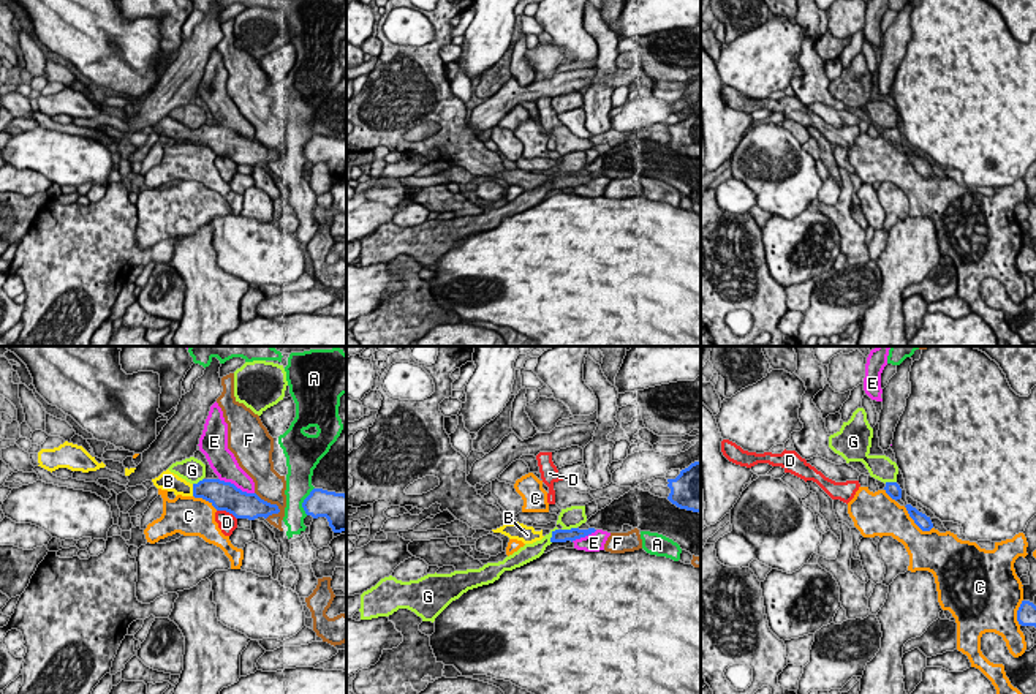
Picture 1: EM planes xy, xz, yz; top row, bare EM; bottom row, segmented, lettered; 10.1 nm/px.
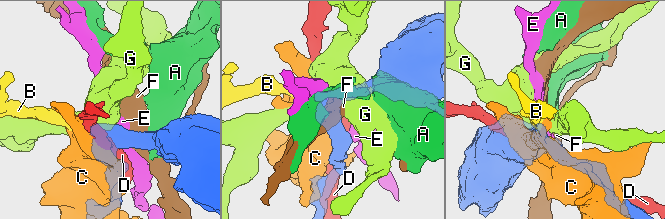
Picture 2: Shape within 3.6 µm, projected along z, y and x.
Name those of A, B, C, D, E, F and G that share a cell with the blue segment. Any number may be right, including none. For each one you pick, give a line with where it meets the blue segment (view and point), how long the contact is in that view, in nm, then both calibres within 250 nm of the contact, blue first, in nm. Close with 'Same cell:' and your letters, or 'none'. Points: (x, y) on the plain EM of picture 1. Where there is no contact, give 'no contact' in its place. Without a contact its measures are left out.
B: contact xy (193, 136); length 130 nm; calibres 260 and 190 nm
Same cell: B

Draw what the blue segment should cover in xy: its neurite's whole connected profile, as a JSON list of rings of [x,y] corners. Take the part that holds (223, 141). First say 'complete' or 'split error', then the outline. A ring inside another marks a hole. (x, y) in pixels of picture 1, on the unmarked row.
split error; [[[166,115],[158,123],[152,125],[152,128],[157,134],[172,138],[176,142],[202,144],[217,157],[226,157],[236,164],[267,164],[269,161],[280,158],[277,150],[270,150],[256,139],[242,138],[234,130],[220,125],[202,125],[198,130],[190,130]]]

